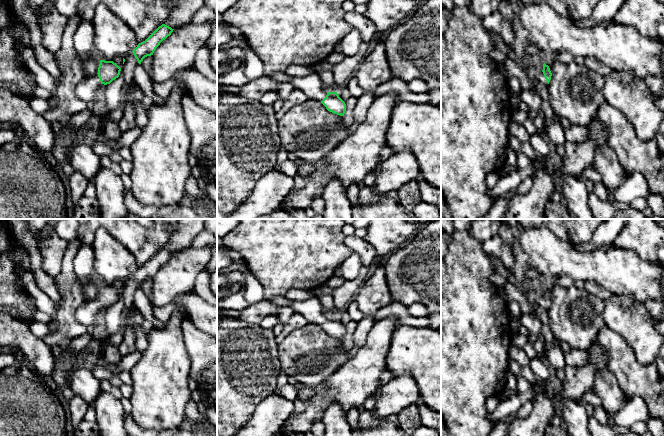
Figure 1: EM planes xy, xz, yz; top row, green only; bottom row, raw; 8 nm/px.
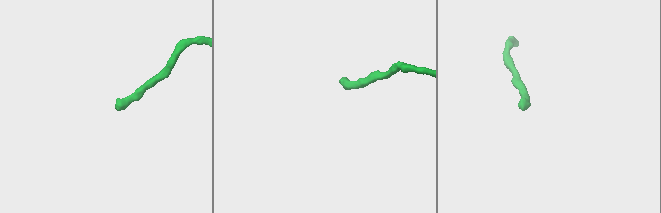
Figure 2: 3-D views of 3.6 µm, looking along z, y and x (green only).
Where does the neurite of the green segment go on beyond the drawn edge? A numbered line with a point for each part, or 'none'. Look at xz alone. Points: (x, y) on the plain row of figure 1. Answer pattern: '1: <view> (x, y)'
1: xz (311, 309)

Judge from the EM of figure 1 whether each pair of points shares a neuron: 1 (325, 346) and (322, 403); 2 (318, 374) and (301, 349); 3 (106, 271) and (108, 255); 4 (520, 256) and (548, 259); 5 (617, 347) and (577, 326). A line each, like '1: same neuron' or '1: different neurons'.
1: different neurons
2: same neuron
3: same neuron
4: different neurons
5: different neurons

